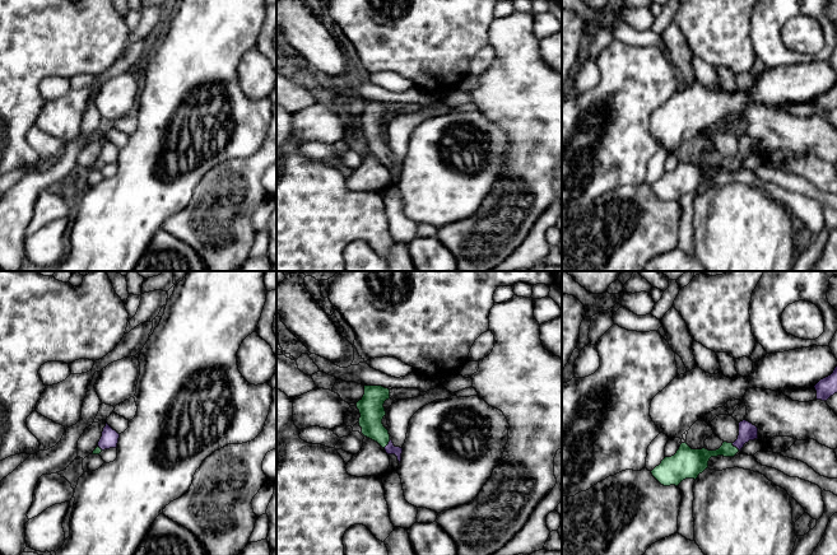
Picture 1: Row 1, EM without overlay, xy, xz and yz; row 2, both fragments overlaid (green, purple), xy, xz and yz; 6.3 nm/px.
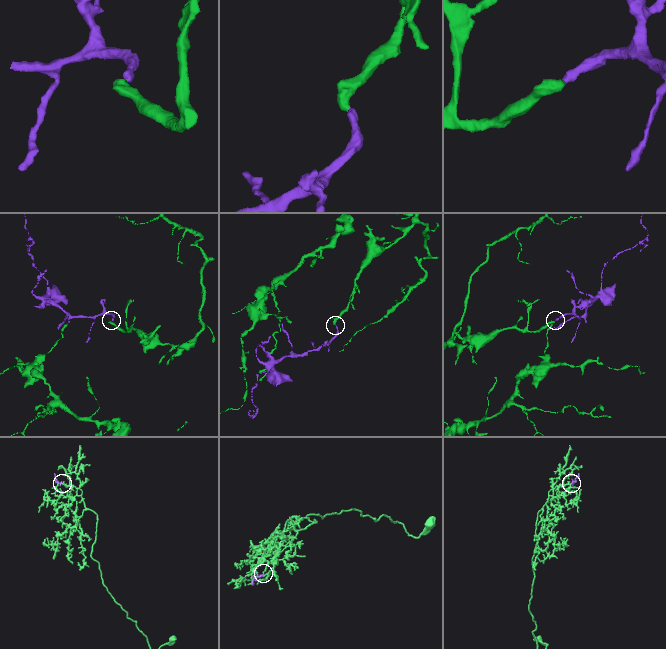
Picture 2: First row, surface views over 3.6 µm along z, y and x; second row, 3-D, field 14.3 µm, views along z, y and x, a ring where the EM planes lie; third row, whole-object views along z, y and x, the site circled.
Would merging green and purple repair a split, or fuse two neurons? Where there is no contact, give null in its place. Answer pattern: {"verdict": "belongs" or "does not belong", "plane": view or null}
{"verdict": "belongs", "plane": "xz"}

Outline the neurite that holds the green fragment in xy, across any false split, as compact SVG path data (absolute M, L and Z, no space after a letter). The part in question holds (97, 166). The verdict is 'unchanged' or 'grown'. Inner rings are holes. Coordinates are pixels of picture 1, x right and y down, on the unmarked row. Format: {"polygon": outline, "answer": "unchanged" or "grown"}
{"polygon": "M106 137L102 151L98 157L98 162L93 165L92 169L99 169L104 164L117 163L118 153L120 149Z", "answer": "grown"}

